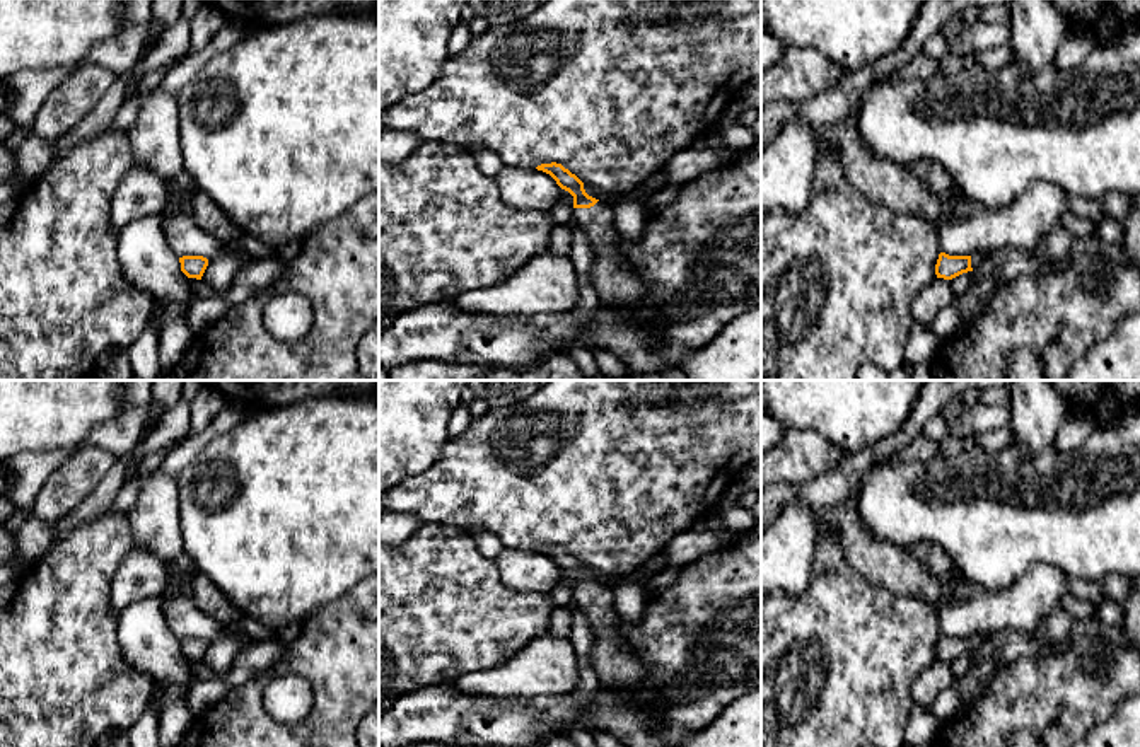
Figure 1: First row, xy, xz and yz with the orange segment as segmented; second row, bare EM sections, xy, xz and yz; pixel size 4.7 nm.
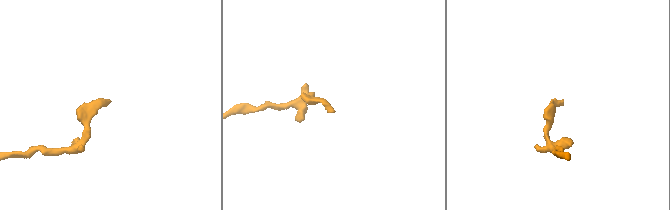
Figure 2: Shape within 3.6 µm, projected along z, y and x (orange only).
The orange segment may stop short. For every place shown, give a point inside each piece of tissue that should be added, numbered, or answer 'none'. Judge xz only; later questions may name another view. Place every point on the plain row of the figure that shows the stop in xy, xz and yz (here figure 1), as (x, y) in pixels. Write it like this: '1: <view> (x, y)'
1: xz (615, 664)

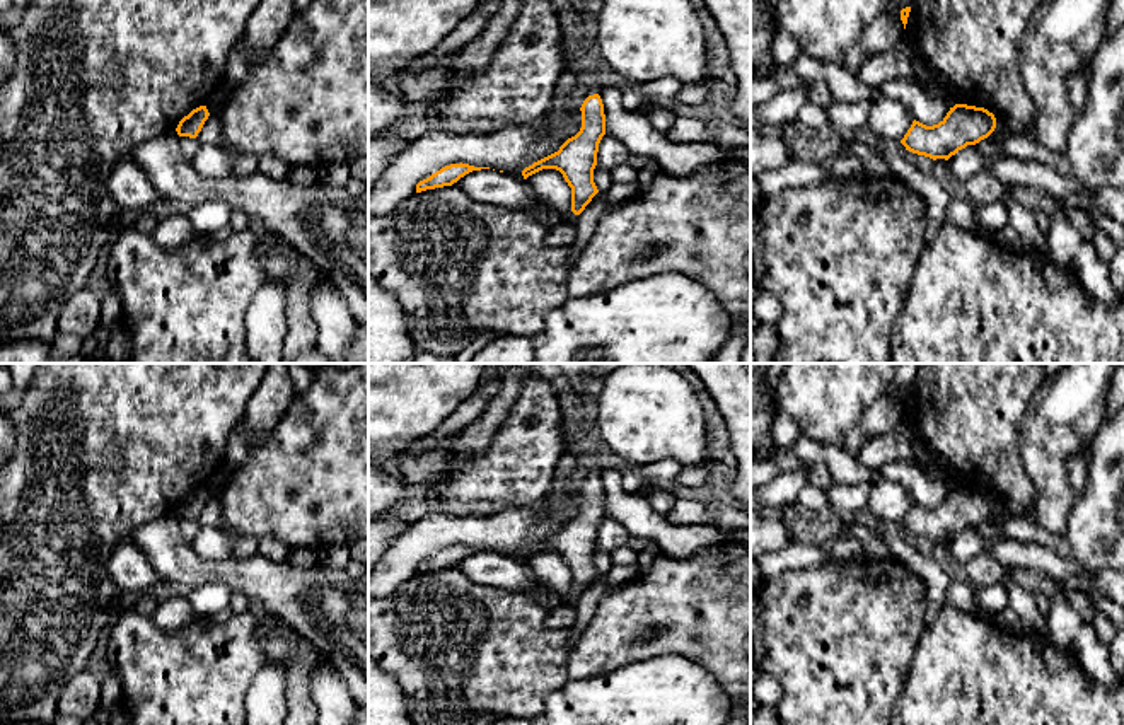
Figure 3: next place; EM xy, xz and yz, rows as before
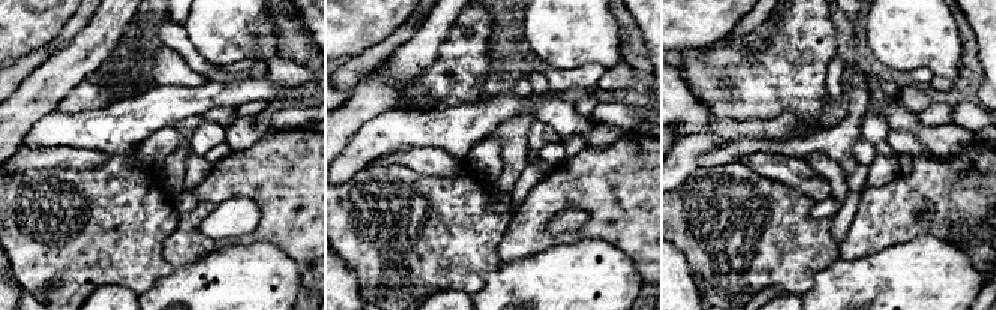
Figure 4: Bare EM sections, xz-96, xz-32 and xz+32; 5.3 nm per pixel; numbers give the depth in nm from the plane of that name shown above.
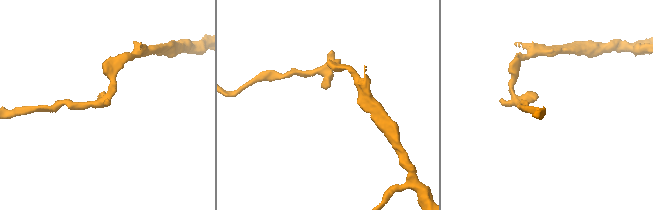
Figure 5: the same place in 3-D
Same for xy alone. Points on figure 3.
none

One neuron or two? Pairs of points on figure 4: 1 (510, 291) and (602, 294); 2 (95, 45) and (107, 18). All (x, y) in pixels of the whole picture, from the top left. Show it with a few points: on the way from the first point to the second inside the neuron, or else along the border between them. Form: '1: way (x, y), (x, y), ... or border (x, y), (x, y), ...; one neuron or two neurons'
1: way (533, 292), (579, 292); one neuron
2: way (98, 39), (107, 24); one neuron

